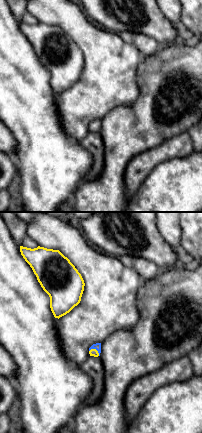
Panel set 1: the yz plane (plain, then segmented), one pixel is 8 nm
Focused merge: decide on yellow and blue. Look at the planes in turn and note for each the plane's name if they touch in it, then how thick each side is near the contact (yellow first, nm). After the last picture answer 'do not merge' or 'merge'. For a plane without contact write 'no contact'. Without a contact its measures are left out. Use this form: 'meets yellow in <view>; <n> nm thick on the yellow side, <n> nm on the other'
meets yellow in yz; 60 nm thick on the yellow side, 60 nm on the other

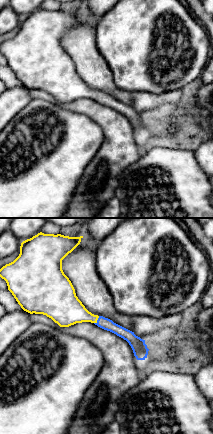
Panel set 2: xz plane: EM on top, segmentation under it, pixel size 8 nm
meets yellow in xz; 240 nm thick on the yellow side, 90 nm on the other

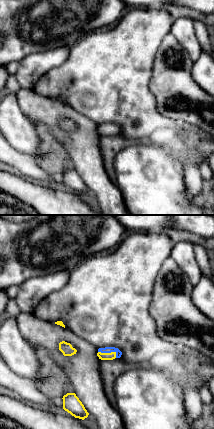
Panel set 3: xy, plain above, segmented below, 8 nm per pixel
meets yellow in xy; 60 nm thick on the yellow side, 50 nm on the other

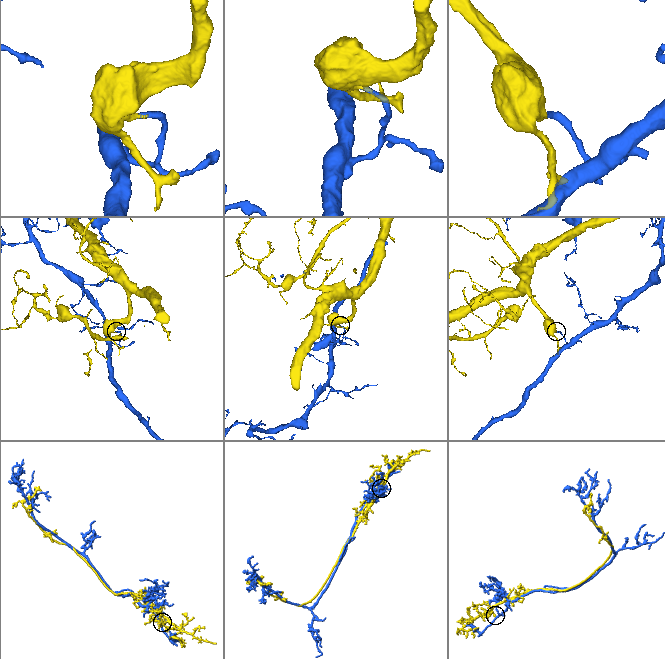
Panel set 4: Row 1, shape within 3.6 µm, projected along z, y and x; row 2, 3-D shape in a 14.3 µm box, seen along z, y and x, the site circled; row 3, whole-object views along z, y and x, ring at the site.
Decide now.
do not merge

